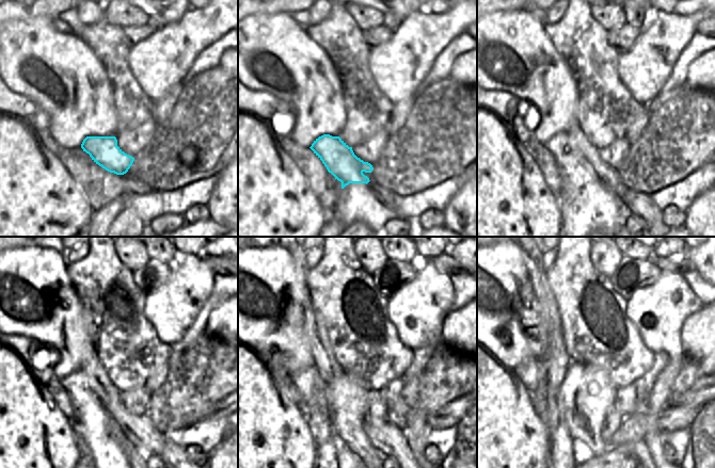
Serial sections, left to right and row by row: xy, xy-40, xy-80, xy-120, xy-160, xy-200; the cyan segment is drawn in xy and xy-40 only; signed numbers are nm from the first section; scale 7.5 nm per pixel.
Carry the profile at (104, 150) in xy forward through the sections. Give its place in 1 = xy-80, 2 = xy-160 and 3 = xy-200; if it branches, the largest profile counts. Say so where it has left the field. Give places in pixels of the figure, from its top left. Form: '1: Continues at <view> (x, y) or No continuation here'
1: Continues at xy-80 (570, 160)
2: Continues at xy-160 (311, 383)
3: Continues at xy-200 (557, 361)

